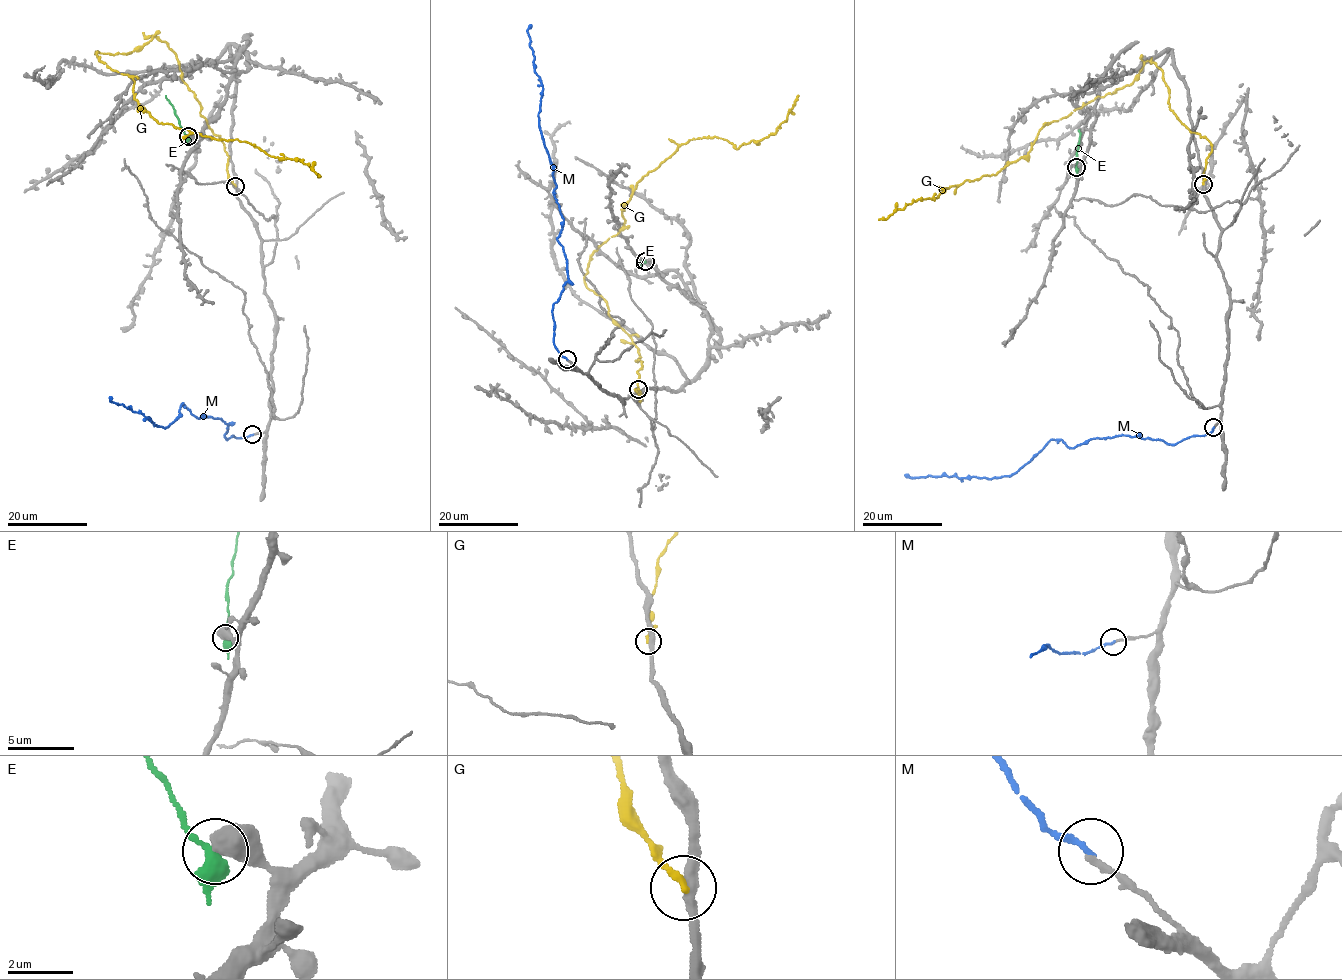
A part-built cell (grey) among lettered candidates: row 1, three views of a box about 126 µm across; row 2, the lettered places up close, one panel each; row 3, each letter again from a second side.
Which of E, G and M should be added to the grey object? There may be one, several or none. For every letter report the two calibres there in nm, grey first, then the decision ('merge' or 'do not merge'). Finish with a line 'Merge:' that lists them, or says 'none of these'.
E: 550 nm thick on the grey side, 400 nm on the other; do not merge
G: 360 nm thick on the grey side, 190 nm on the other; do not merge
M: 200 nm thick on the grey side, 180 nm on the other; merge
Merge: M

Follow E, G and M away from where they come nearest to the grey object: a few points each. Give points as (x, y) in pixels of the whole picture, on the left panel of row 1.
E: (188, 136), (165, 96)
G: (235, 186), (224, 146), (164, 41), (95, 53), (129, 75), (139, 105), (158, 123), (249, 142), (320, 176)
M: (252, 434), (227, 439), (228, 425), (203, 413), (199, 418), (182, 402), (176, 420), (164, 428), (110, 396)

